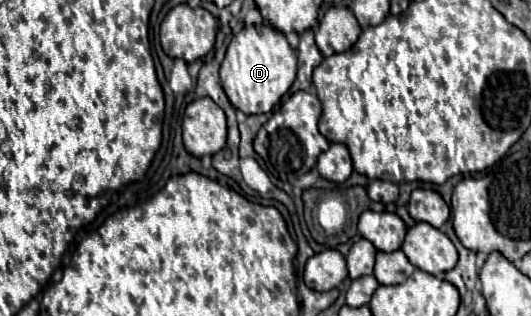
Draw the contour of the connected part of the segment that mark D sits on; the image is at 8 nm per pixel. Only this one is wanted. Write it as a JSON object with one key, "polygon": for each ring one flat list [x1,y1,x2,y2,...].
{"polygon":[[271,26,243,28,233,36,221,64,221,86,229,102,245,114,267,114,291,88,297,76,297,56,285,36]]}

